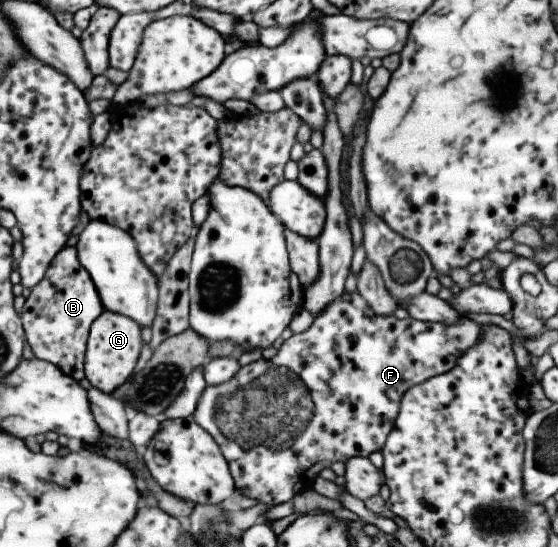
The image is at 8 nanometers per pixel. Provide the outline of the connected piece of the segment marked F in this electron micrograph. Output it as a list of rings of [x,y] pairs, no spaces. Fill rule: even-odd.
[[[344,293],[329,303],[317,316],[312,325],[302,333],[293,335],[284,340],[277,354],[270,360],[263,357],[255,363],[242,366],[235,377],[217,386],[205,387],[199,397],[193,420],[202,429],[205,429],[219,445],[223,456],[229,462],[229,468],[233,475],[236,488],[249,498],[255,498],[257,502],[263,502],[269,507],[280,505],[292,500],[298,492],[307,492],[314,486],[314,481],[319,477],[319,472],[324,468],[331,467],[334,462],[346,463],[353,457],[368,457],[372,452],[380,451],[386,443],[387,437],[393,427],[400,409],[401,397],[407,389],[421,384],[431,377],[449,372],[466,350],[473,348],[482,339],[484,328],[477,322],[465,315],[459,316],[456,323],[442,323],[420,321],[411,317],[405,319],[396,318],[394,315],[378,315],[368,302],[358,293]]]

